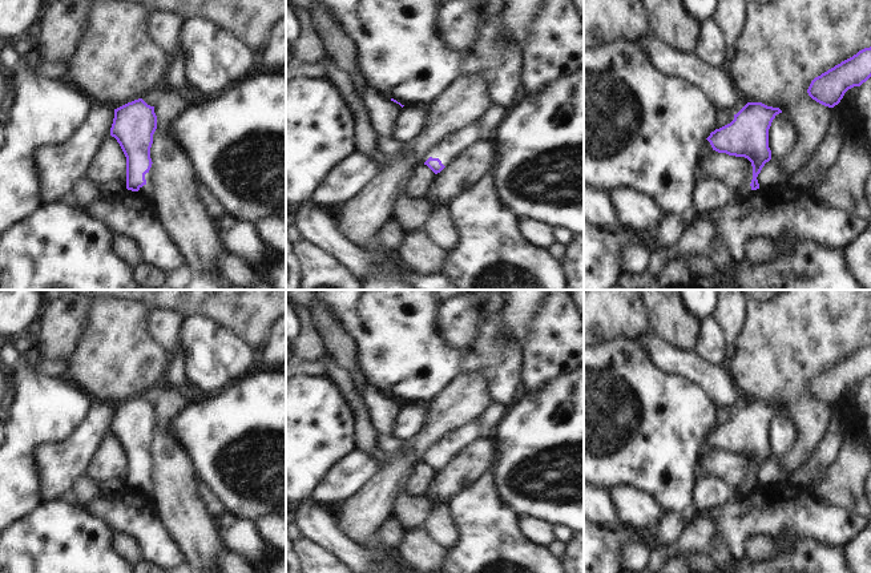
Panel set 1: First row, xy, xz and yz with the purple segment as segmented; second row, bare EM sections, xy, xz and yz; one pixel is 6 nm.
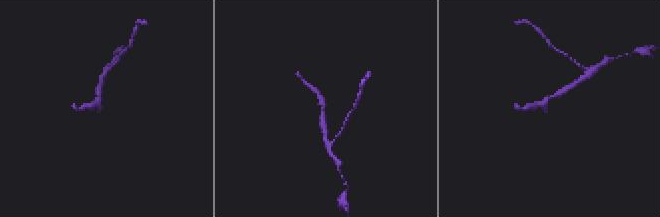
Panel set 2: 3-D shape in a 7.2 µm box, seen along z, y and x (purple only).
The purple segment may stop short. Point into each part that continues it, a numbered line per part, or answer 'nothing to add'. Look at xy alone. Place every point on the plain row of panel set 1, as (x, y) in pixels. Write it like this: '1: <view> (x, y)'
1: xy (146, 488)

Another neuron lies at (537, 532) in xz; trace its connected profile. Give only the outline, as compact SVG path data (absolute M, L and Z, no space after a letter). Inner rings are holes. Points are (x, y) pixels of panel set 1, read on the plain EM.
M520 518L520 530L521 533L532 542L545 546L552 542L555 534L552 532L553 525L551 522L543 522L535 518Z

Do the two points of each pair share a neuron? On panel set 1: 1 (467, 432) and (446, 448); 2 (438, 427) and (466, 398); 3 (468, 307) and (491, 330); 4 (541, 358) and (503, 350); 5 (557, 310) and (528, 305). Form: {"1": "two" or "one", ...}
{"1": "one", "2": "one", "3": "two", "4": "two", "5": "two"}

